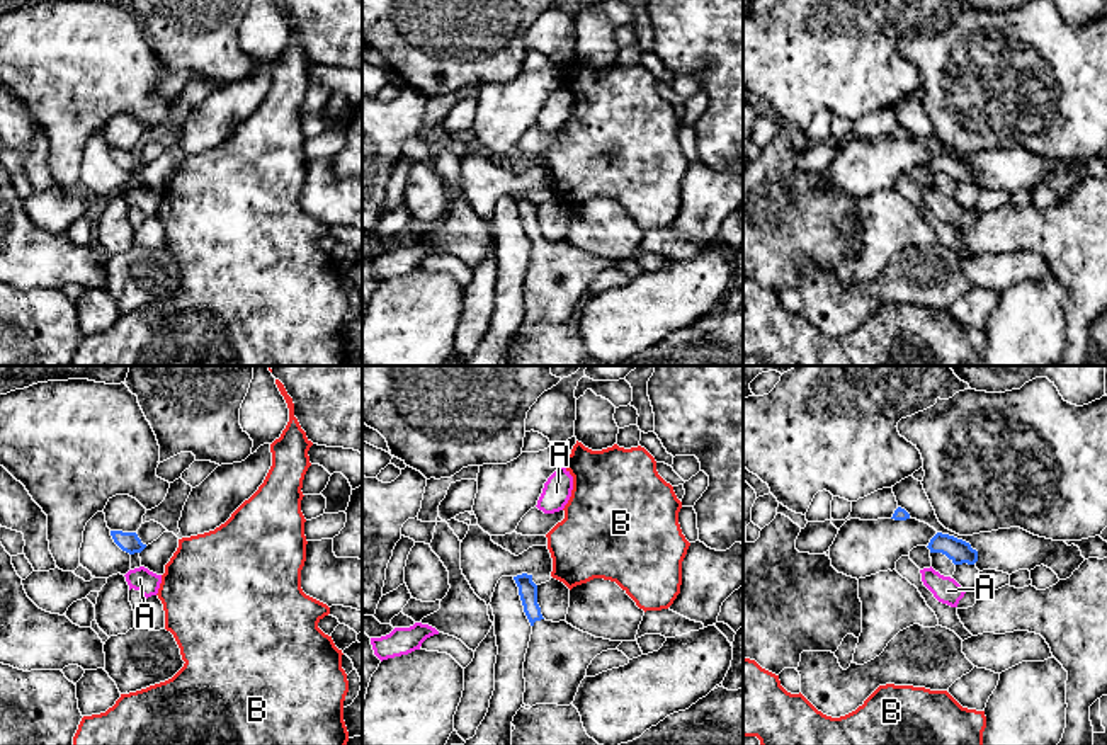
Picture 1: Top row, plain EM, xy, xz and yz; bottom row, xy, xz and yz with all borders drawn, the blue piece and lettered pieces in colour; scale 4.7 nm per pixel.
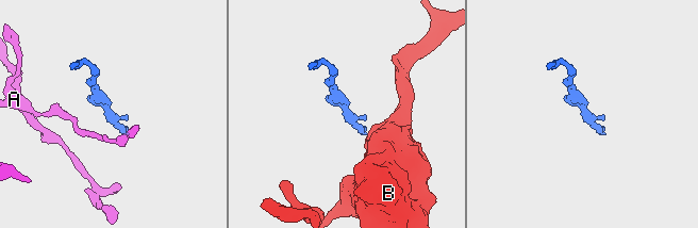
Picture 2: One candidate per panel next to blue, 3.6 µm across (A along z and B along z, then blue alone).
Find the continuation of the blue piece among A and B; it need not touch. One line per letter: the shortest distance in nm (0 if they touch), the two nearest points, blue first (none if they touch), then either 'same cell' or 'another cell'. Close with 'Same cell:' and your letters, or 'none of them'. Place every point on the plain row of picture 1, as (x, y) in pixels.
A: gap 70 nm; span yz (954, 182), (949, 196); another cell
B: gap 90 nm; span xz (536, 204), (551, 194); another cell
Same cell: none of them

